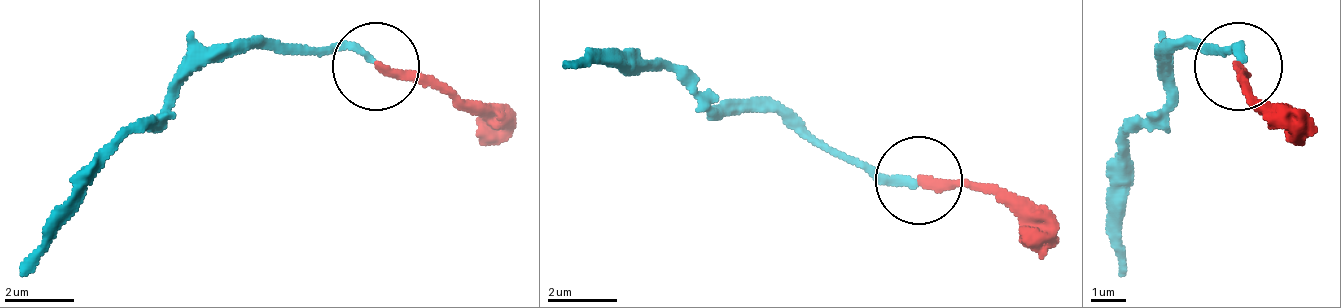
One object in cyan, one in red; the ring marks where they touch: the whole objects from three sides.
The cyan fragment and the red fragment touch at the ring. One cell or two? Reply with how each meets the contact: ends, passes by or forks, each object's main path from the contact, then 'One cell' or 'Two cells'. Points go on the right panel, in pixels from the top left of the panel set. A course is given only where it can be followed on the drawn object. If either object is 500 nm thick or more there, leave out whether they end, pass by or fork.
At the ring cyan ends. At the ring red ends. Course of cyan: (1240, 59), (1231, 51), (1170, 59), (1170, 94), (1126, 138), (1117, 278). Course of red: (1240, 68), (1240, 77), (1319, 129). One cell

